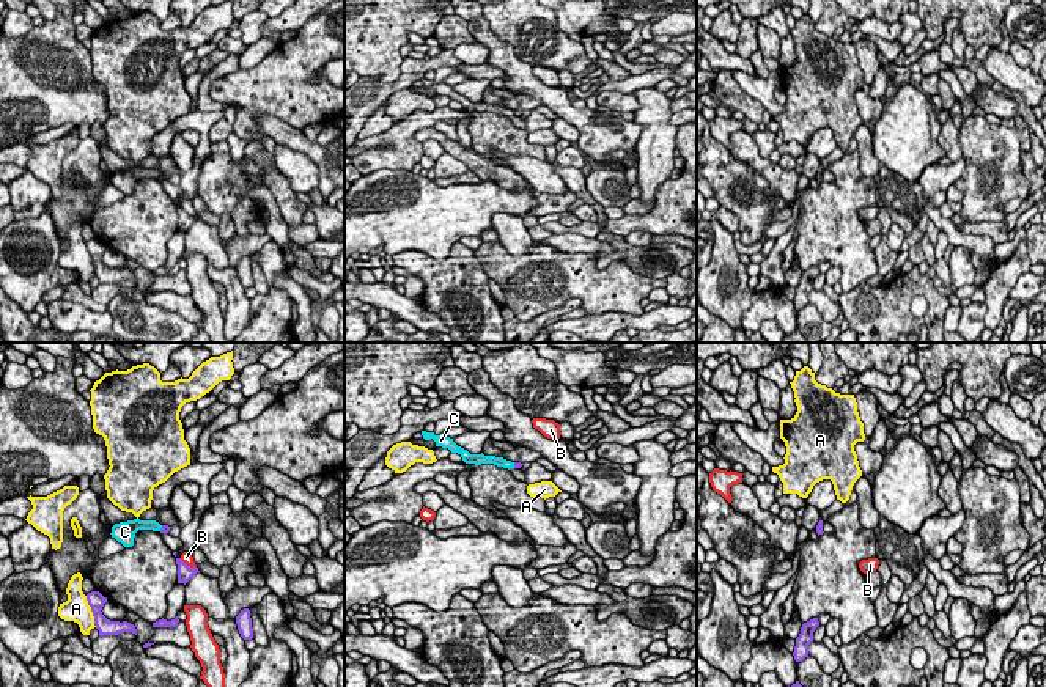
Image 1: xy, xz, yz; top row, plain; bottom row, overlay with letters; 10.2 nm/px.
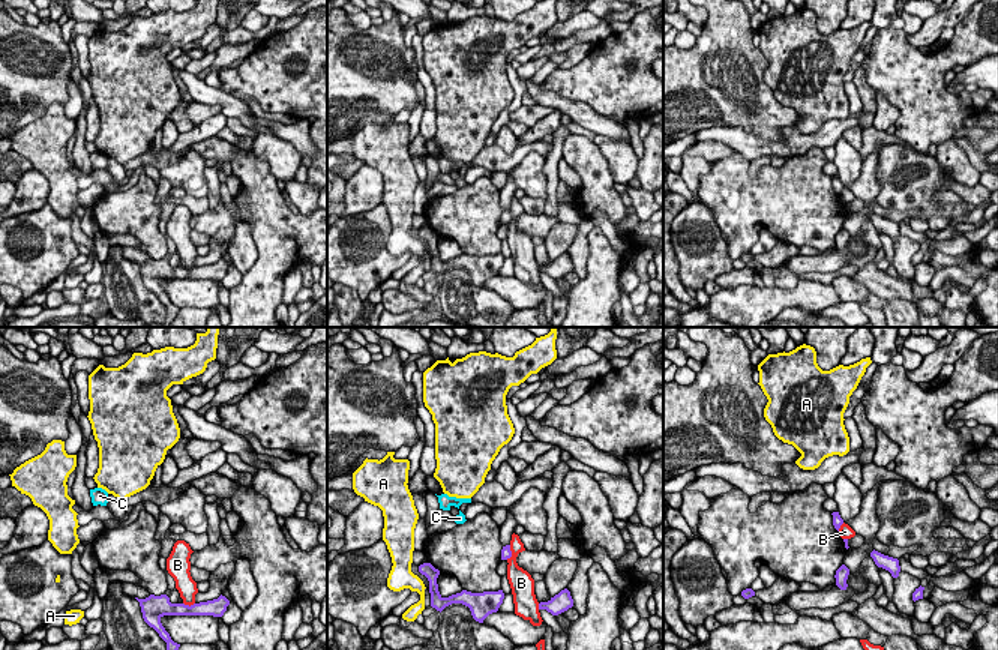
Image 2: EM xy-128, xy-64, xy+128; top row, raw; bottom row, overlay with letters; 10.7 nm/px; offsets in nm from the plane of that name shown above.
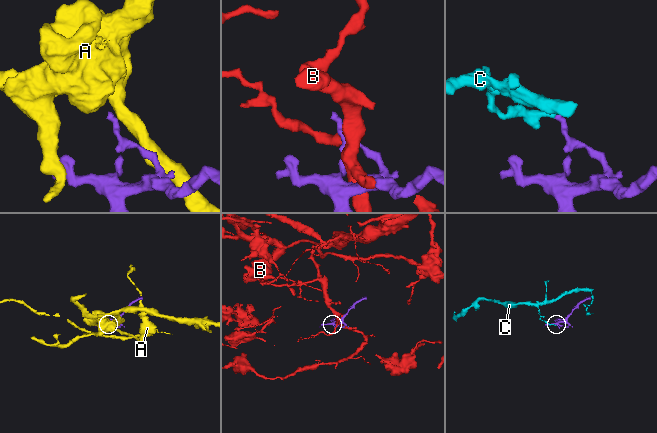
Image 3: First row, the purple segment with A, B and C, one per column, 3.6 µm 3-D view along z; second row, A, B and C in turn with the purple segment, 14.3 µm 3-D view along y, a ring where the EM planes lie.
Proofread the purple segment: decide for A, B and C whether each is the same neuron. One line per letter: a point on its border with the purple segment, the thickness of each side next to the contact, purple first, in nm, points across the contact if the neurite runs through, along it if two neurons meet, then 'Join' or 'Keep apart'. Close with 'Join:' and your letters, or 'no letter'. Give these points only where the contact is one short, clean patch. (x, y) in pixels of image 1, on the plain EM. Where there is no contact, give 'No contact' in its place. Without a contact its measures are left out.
A: Touches purple at xy (92, 258). Thickness 170 nm (purple) against 260 nm. Boundary: xy (85, 244), (96, 274). Keep apart
B: Touches purple at xy (186, 213). Thickness 160 nm (purple) against 120 nm. Keep apart
C: Touches purple at xy (161, 176). Thickness 90 nm (purple) against 120 nm. Boundary: xy (162, 173), (159, 178). Keep apart
Join: no letter

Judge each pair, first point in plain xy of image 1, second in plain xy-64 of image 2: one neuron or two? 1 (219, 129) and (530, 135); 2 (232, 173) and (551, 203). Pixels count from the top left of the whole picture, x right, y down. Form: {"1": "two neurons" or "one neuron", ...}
{"1": "one neuron", "2": "two neurons"}

